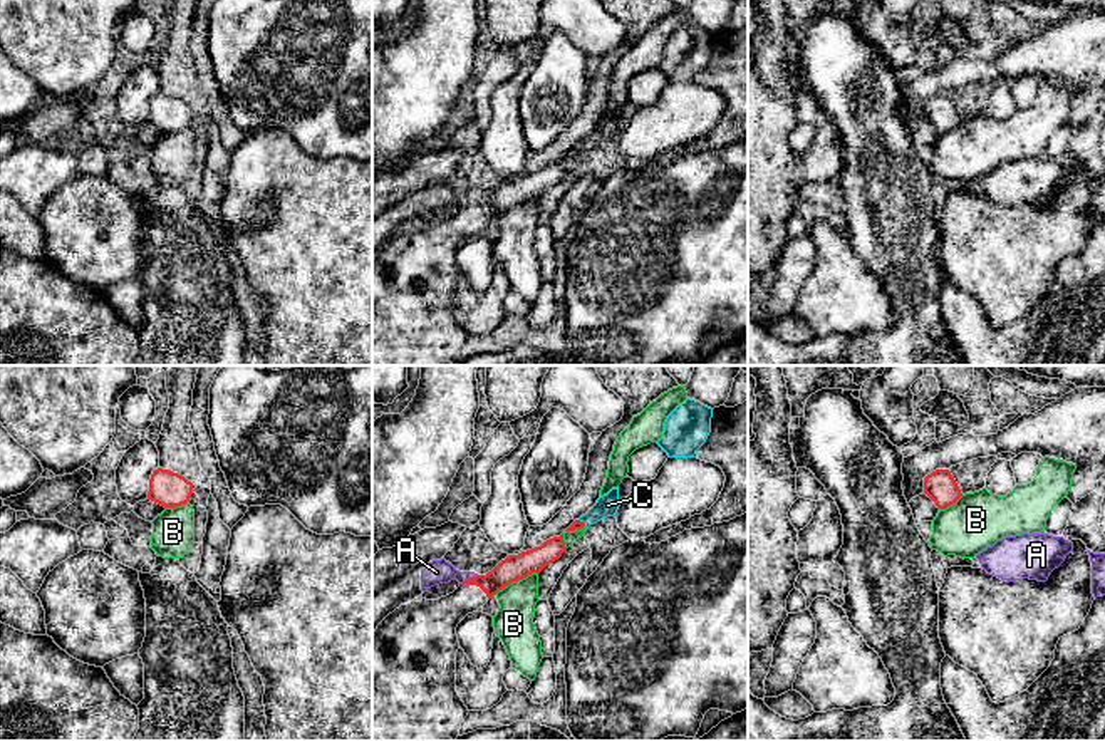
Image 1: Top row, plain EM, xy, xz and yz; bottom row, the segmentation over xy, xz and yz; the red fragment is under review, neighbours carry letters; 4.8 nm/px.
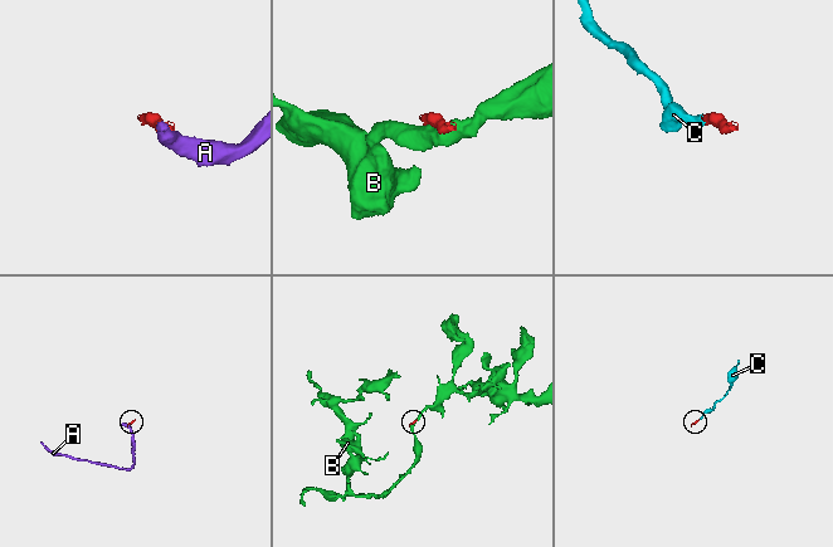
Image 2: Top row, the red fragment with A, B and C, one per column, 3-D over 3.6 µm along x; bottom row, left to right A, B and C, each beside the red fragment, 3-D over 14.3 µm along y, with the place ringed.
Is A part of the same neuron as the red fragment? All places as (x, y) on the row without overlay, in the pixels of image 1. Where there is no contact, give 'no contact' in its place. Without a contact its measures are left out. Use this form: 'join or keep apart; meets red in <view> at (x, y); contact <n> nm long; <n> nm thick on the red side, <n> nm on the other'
keep apart; meets red in xz at (468, 203); contact 100 nm long; 130 nm thick on the red side, 120 nm on the other

